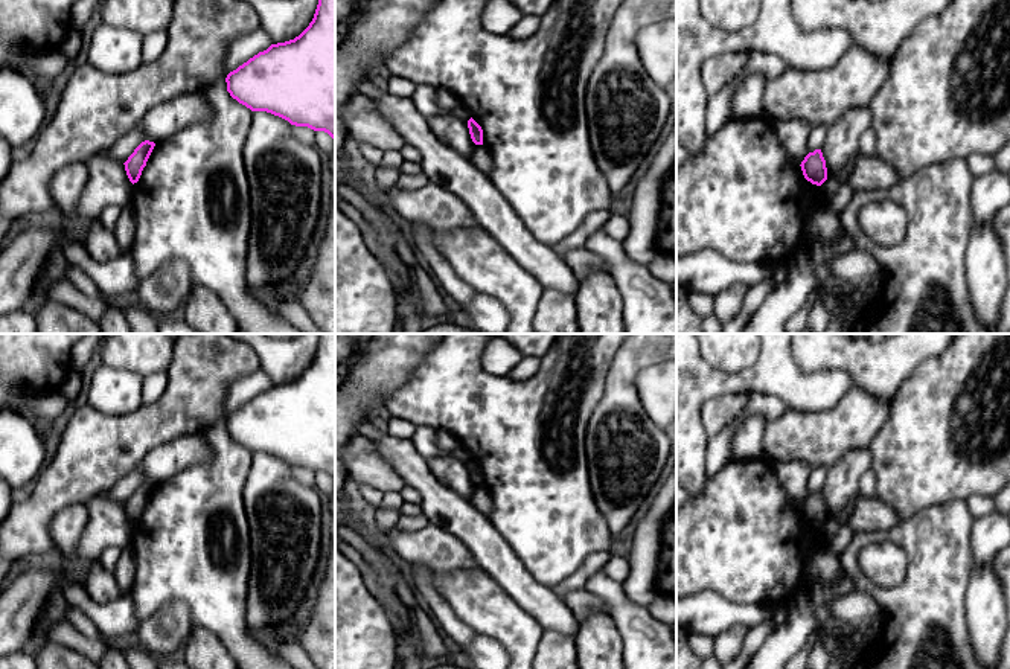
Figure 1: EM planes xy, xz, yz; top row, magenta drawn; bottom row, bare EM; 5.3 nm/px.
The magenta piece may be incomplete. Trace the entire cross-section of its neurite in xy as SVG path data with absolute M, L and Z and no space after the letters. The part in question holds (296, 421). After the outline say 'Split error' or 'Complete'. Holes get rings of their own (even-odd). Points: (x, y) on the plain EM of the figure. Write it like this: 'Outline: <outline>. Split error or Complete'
Outline: M318 334L318 346L309 367L294 381L271 386L225 419L227 433L251 453L267 453L296 468L324 472L335 482L335 334Z. Complete

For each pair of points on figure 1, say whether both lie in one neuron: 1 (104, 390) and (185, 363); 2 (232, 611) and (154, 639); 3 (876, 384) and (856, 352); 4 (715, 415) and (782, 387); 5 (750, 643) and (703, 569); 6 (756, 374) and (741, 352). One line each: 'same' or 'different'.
1: different
2: different
3: same
4: different
5: different
6: different

